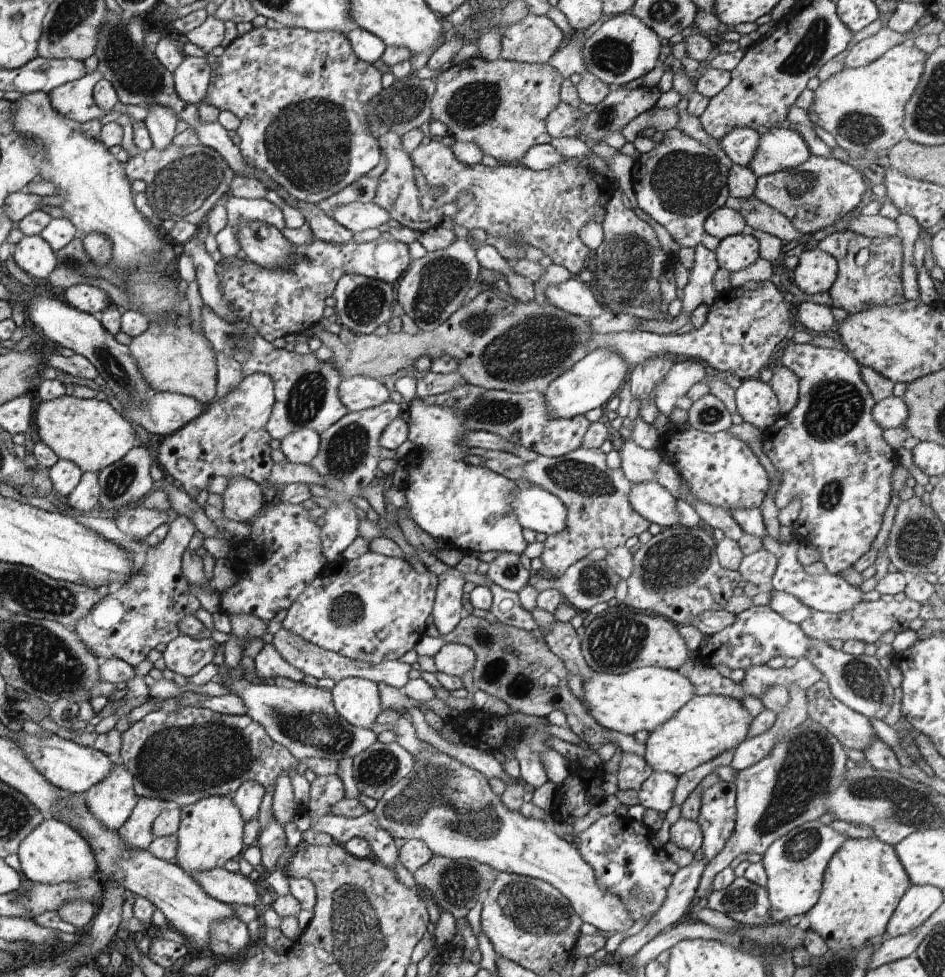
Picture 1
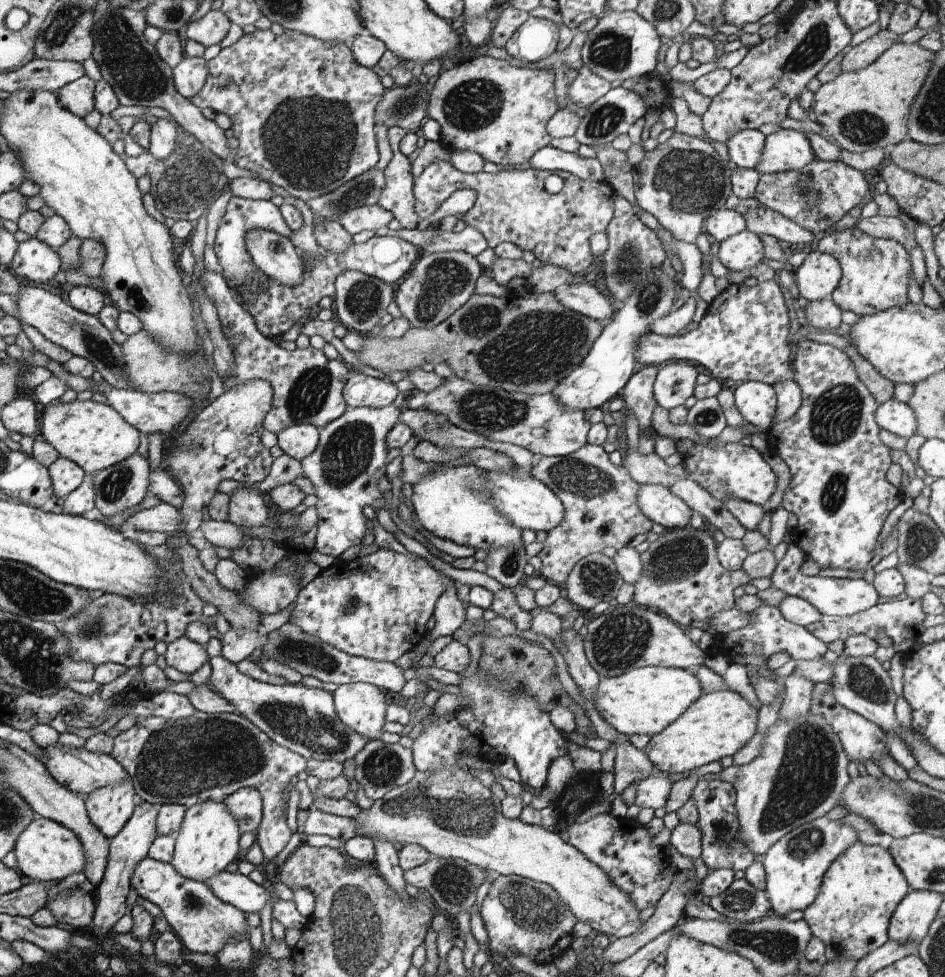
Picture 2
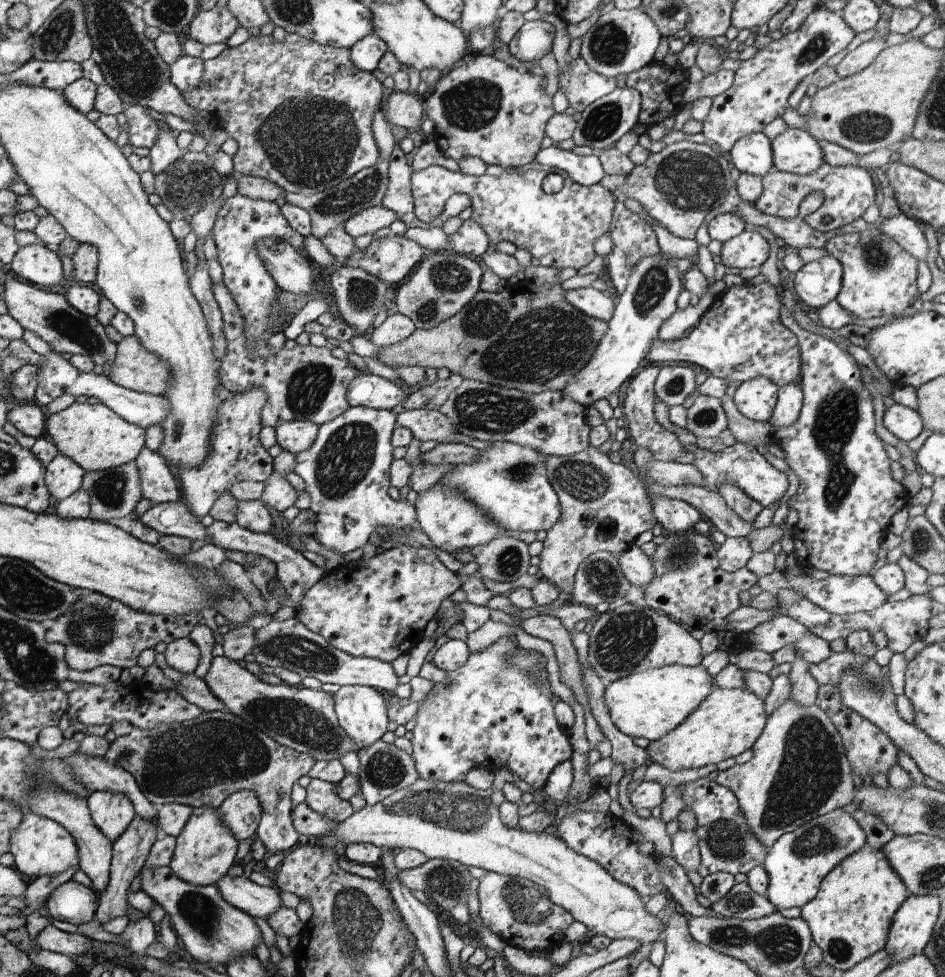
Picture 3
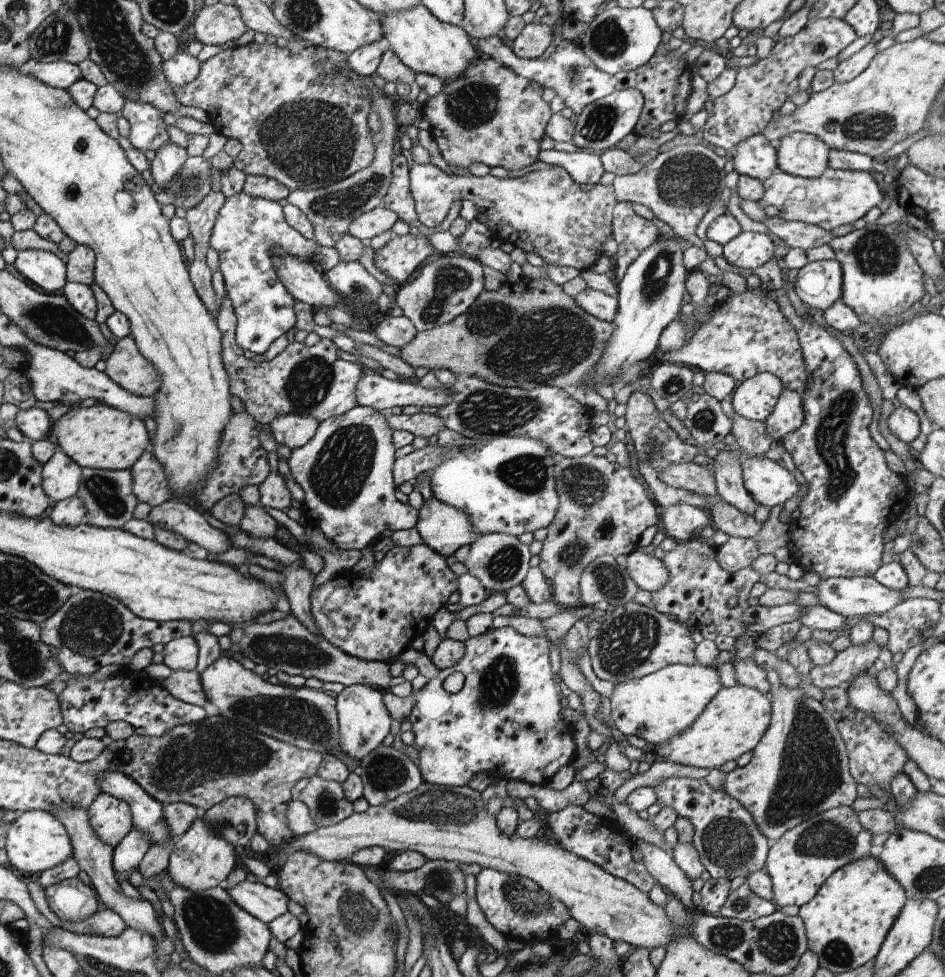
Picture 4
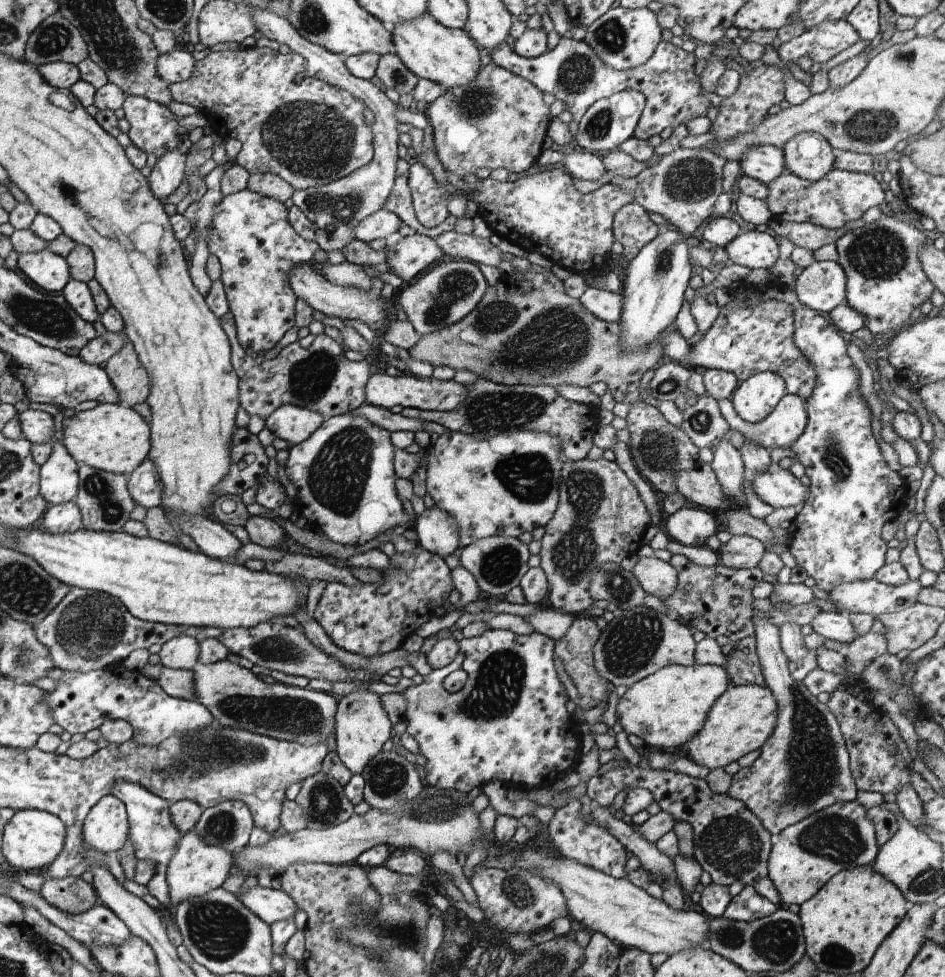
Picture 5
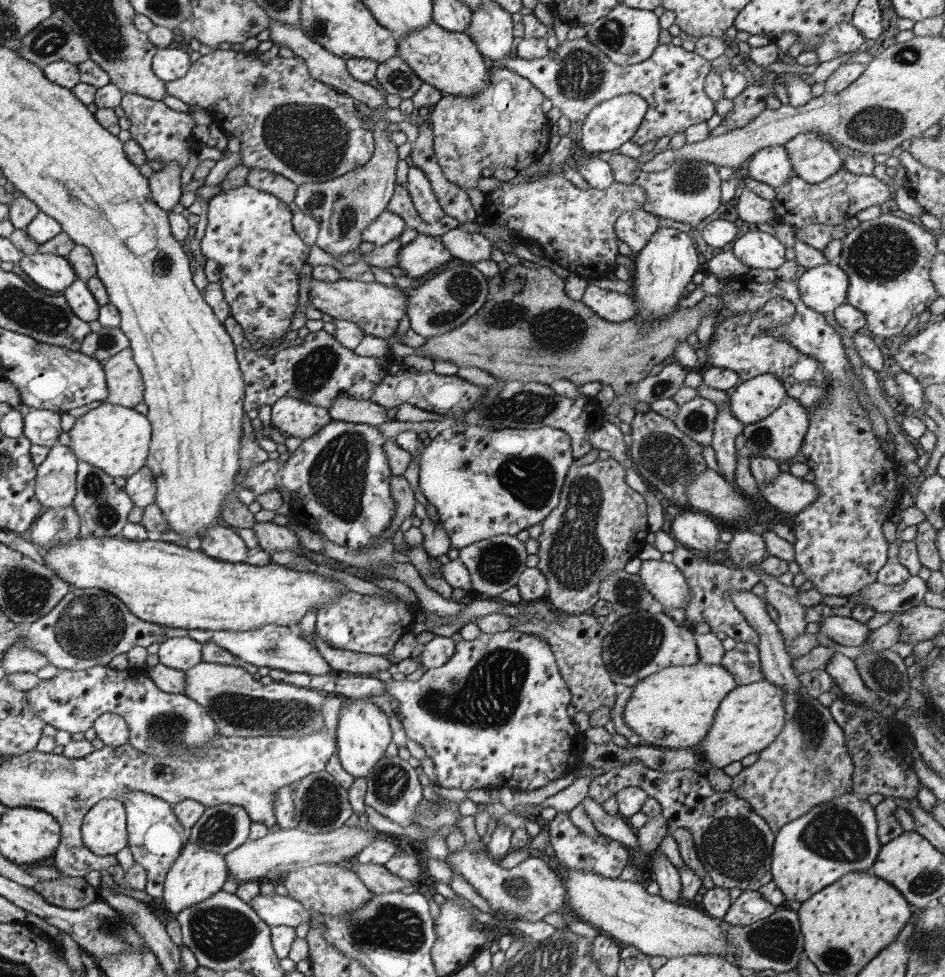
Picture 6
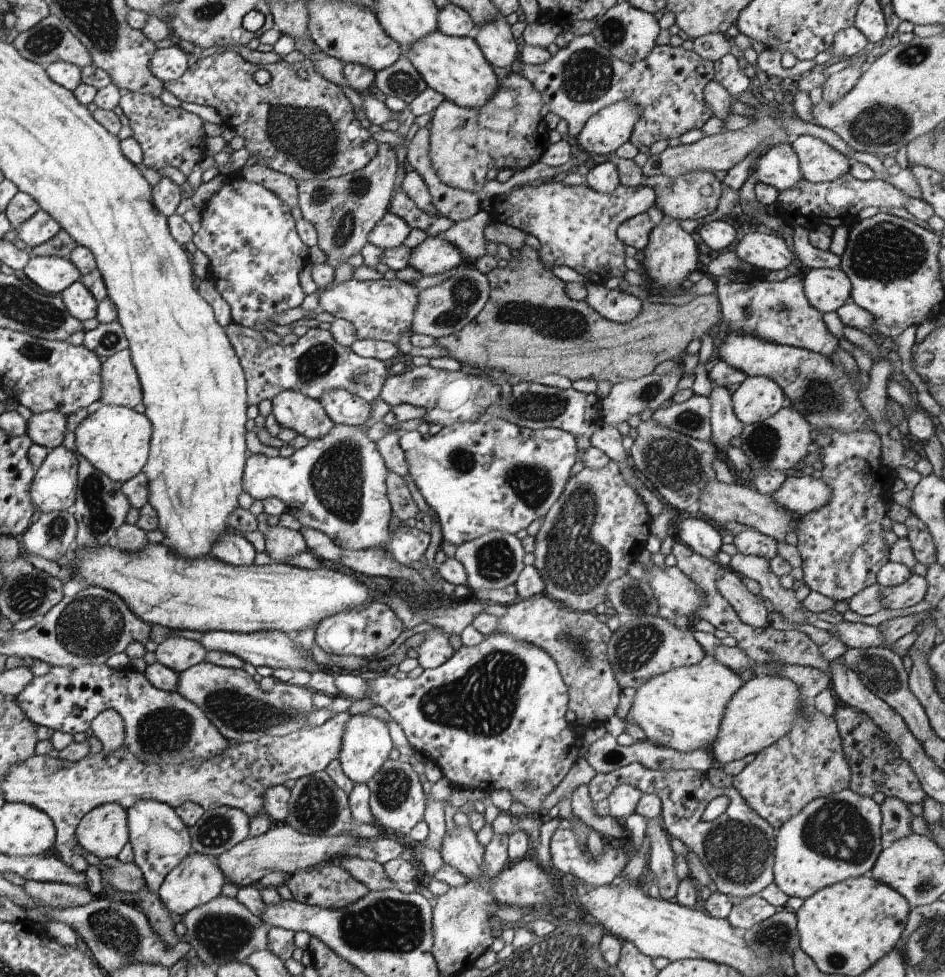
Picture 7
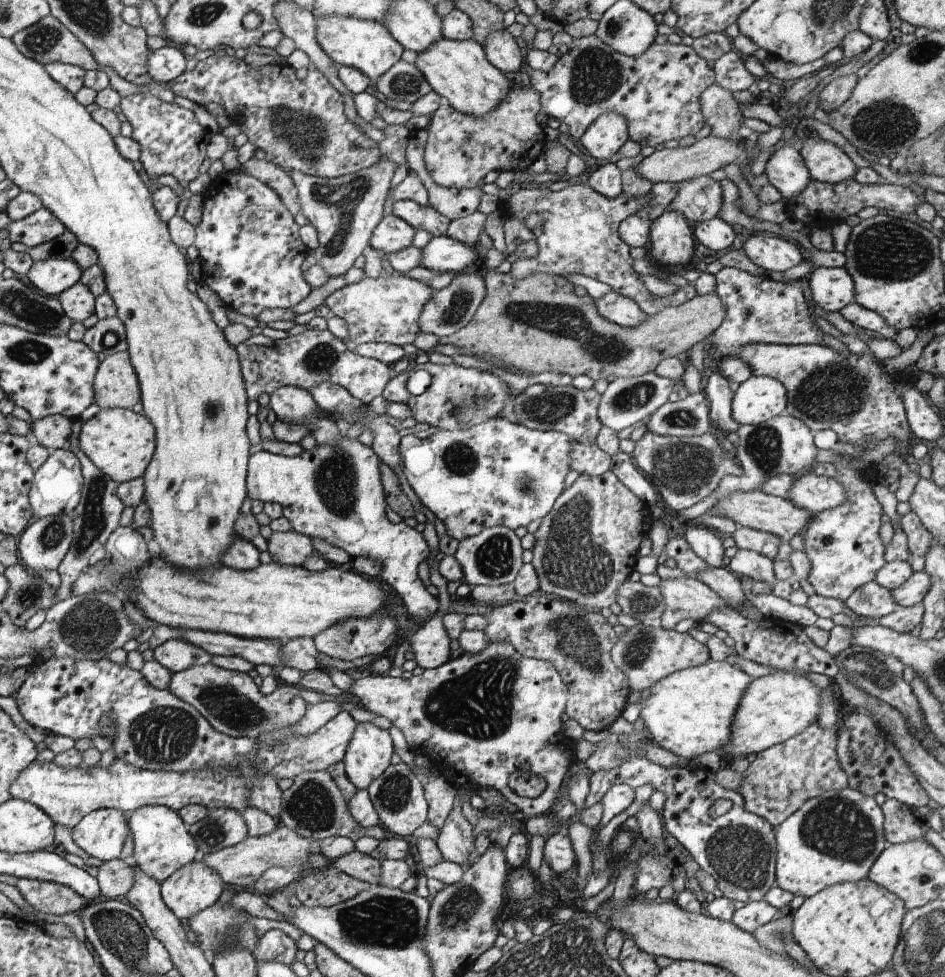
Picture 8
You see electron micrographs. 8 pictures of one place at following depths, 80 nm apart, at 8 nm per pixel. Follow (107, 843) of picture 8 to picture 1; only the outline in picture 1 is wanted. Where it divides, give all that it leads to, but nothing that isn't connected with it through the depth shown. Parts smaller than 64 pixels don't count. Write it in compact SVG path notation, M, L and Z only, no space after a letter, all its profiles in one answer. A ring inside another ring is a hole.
M114 757L114 772L108 779L90 788L84 794L86 806L108 830L118 830L125 826L137 807L138 797L134 789L134 776Z

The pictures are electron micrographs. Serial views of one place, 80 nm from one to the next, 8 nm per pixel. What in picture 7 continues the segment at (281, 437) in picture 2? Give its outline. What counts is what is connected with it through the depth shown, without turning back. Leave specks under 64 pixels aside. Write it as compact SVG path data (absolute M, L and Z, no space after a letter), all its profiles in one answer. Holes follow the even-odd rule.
M298 391L279 392L271 402L279 426L309 440L322 438L335 425L320 401Z

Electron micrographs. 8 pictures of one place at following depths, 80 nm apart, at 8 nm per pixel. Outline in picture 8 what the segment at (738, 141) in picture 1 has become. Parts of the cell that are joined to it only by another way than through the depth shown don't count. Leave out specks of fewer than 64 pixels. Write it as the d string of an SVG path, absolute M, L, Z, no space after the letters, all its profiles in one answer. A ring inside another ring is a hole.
M791 144L772 150L764 174L786 200L802 192L808 181L812 181L802 155Z

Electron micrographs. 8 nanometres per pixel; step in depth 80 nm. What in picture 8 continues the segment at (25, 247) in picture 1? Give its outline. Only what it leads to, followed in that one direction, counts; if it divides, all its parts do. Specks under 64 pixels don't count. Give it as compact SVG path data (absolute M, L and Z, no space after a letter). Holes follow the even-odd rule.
M72 258L48 259L33 262L26 278L48 296L58 296L76 284L82 273L81 265Z

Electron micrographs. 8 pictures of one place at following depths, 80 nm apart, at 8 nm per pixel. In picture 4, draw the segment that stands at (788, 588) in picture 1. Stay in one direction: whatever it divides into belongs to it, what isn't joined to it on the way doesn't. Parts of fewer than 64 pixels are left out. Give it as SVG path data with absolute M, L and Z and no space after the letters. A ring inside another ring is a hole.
M840 577L828 578L824 582L818 583L816 588L816 598L818 602L831 612L848 617L862 617L868 614L882 614L904 602L904 590L892 590L886 588L876 580L876 578L866 577Z

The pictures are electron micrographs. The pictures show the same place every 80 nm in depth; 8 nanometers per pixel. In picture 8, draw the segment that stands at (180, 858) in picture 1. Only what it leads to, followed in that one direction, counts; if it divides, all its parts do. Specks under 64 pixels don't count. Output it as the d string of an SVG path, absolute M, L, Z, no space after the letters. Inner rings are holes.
M200 858L185 863L174 874L160 885L161 897L166 906L181 920L190 920L198 912L211 907L220 898L224 884L221 876L208 865L205 865Z

